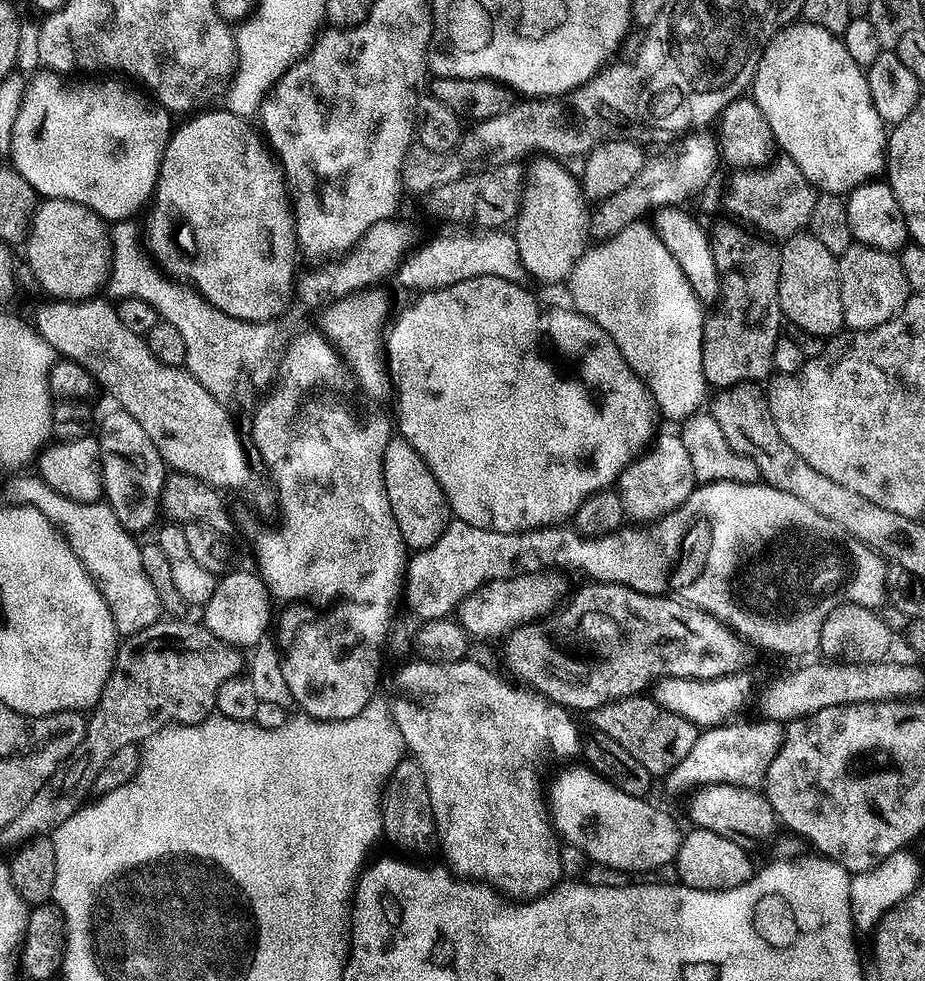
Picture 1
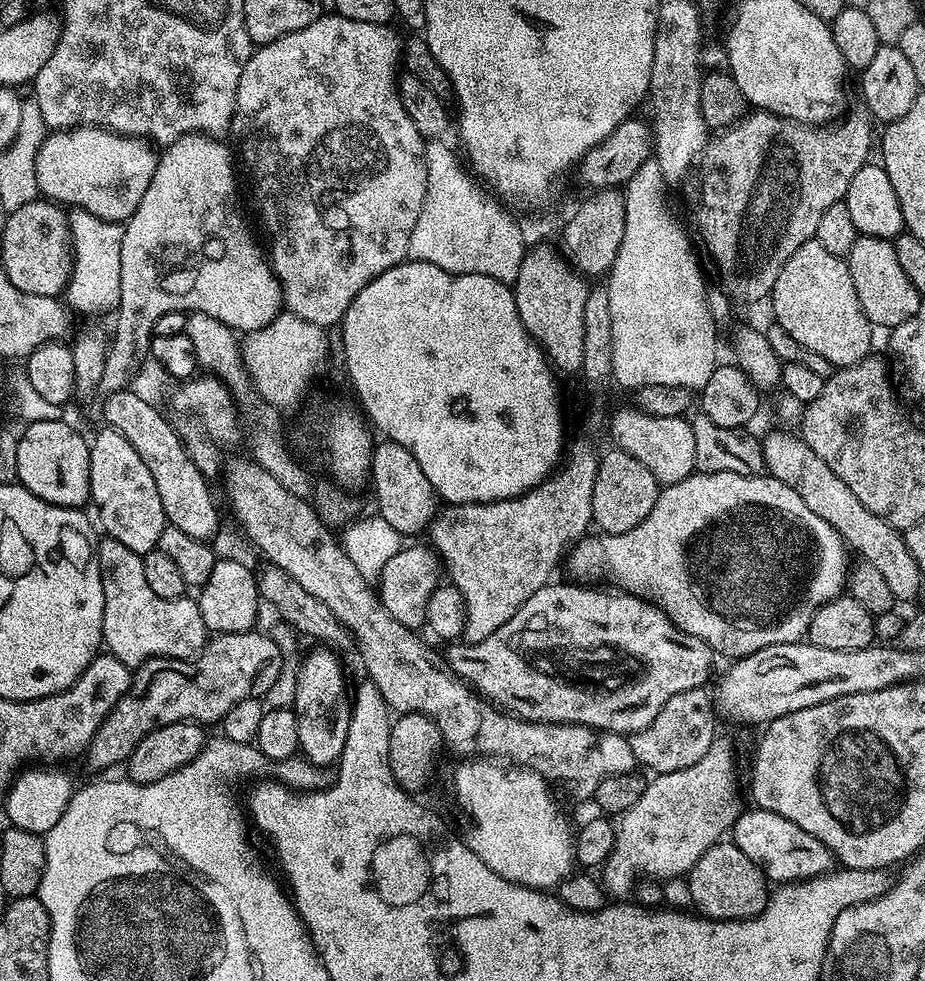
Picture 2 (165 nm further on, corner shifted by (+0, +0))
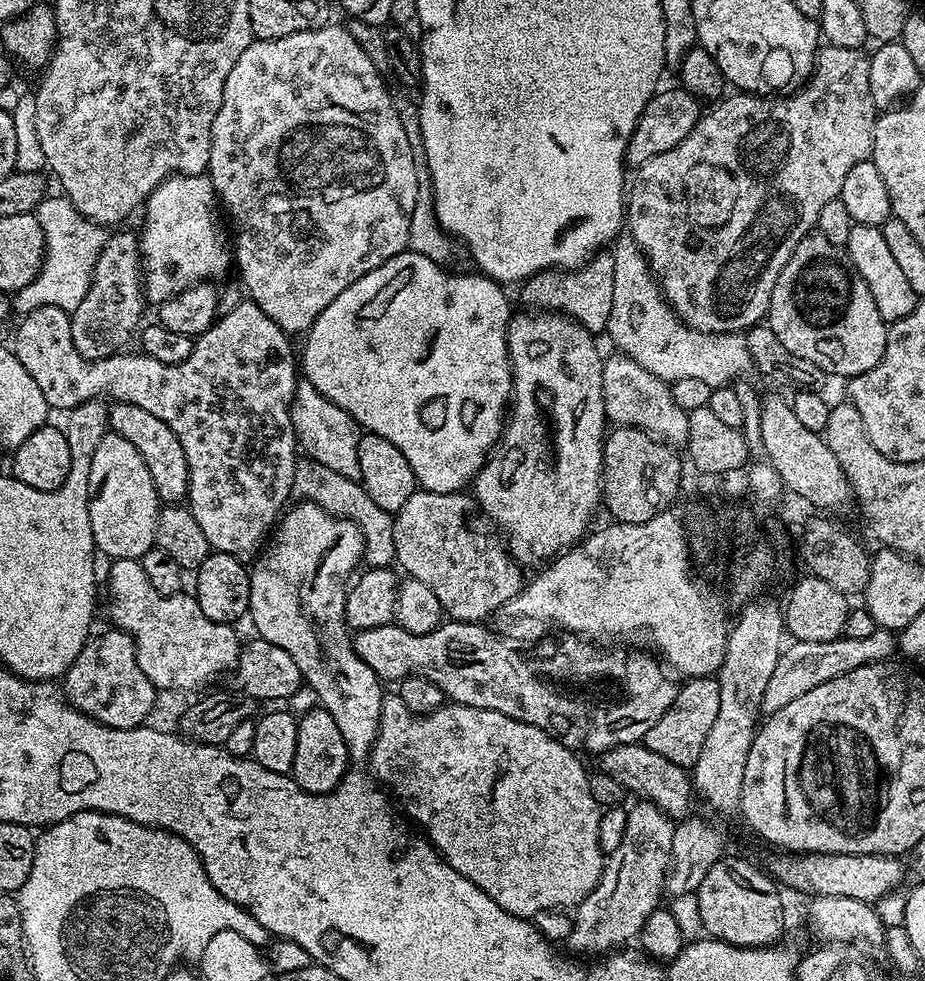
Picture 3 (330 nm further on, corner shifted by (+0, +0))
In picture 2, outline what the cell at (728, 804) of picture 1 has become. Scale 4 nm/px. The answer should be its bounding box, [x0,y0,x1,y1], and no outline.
[730,806,833,885]

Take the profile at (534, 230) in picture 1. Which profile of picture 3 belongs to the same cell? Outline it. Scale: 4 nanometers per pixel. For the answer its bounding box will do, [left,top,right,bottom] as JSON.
[474,310,606,566]

